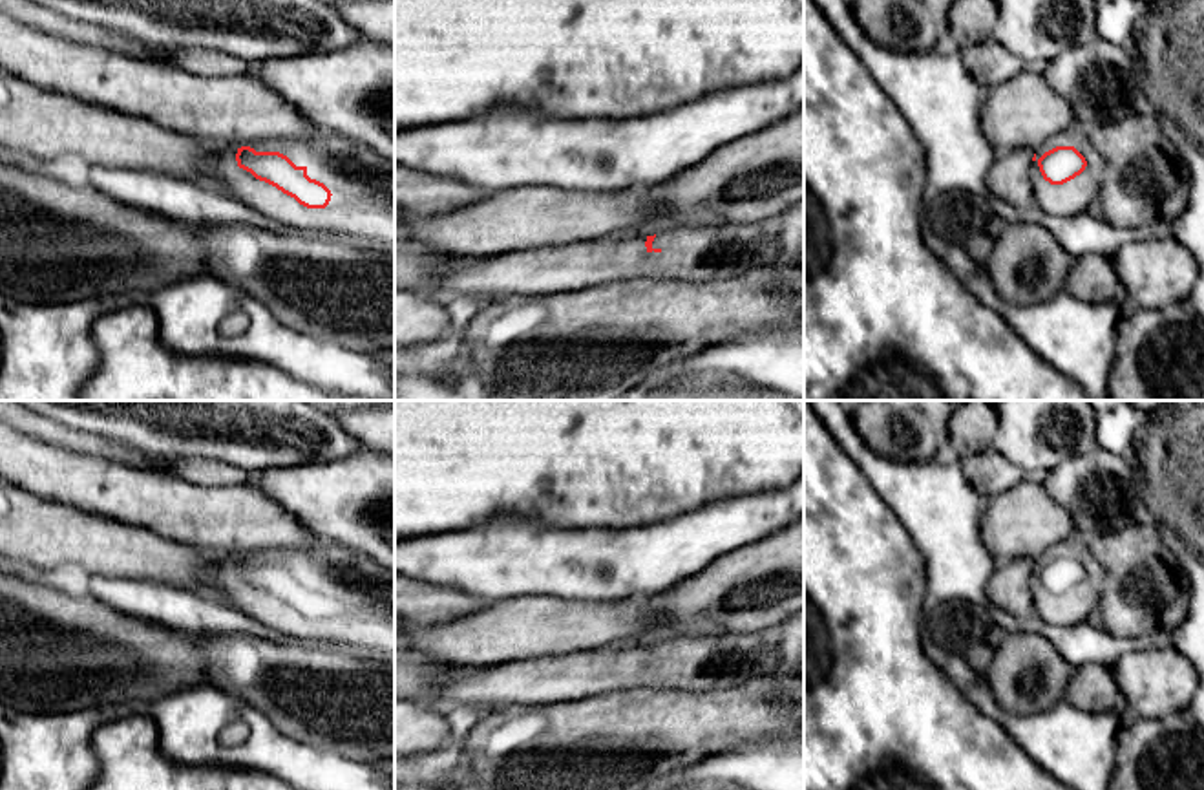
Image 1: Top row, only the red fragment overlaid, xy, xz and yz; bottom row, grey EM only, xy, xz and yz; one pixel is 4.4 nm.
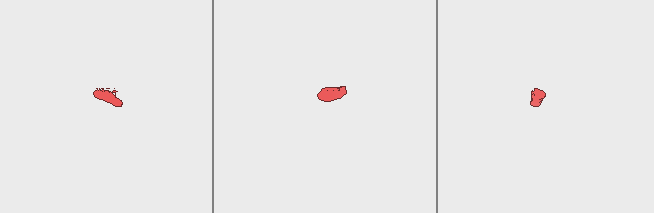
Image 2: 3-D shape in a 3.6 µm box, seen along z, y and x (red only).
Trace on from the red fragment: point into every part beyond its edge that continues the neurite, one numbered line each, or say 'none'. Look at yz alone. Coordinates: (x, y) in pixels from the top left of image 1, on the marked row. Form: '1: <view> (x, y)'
1: yz (1067, 200)

